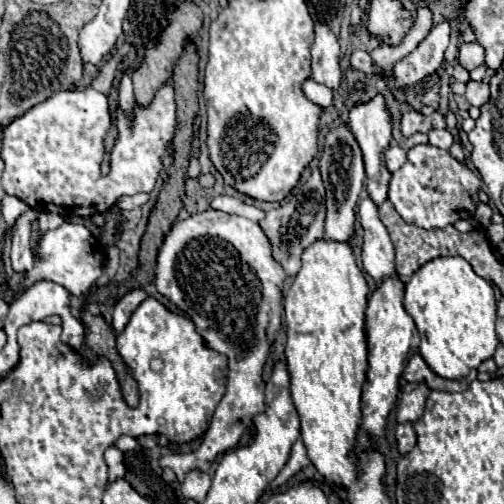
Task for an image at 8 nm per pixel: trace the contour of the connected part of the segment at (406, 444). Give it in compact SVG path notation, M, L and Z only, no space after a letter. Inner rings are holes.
M400 423L396 429L396 441L398 441L398 451L402 455L406 455L408 451L412 451L412 447L416 447L416 431L412 423Z

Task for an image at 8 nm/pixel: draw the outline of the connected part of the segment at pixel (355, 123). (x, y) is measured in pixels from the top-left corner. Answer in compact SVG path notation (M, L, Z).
M374 95L366 103L356 103L350 109L350 129L364 153L364 167L366 167L366 189L370 199L376 205L382 205L386 201L386 191L388 191L388 181L390 181L390 171L384 165L384 151L388 149L392 141L392 115L388 111L384 95Z

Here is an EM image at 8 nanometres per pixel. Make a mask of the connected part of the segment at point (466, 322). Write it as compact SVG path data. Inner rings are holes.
M438 257L422 265L412 279L406 283L404 309L414 319L420 333L420 355L444 379L462 379L470 369L478 367L482 361L490 359L500 343L496 335L496 295L494 287L478 277L472 265L462 257Z

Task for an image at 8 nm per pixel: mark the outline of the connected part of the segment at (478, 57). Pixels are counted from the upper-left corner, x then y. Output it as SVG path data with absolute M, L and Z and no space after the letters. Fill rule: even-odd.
M462 43L458 61L466 71L472 71L472 69L484 65L484 55L486 55L486 51L480 43Z

